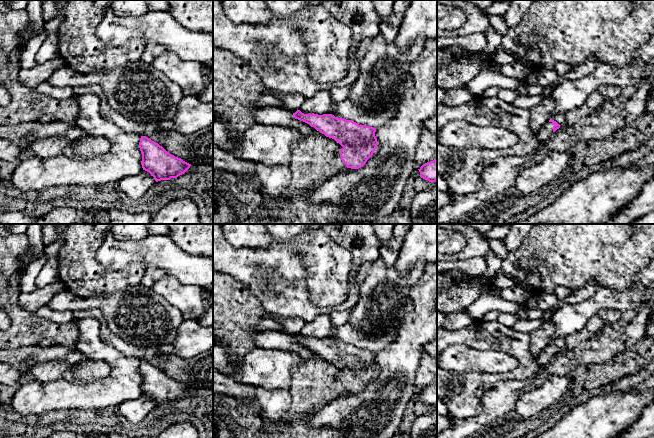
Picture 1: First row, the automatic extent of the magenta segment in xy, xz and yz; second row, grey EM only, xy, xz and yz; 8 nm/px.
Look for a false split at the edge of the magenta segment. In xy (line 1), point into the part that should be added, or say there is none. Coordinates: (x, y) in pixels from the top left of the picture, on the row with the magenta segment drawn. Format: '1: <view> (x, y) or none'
1: none

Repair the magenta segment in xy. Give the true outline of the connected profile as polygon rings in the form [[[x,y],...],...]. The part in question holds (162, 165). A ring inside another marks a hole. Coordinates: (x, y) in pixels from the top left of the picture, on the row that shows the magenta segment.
[[[141,136],[139,148],[142,153],[142,168],[149,172],[156,182],[177,178],[191,166],[146,136]]]

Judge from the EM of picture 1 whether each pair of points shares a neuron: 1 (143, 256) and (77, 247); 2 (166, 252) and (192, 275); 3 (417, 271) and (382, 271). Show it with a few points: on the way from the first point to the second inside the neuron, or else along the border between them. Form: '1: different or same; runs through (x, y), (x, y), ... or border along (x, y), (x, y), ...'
1: different; border along (105, 234), (96, 260), (111, 269)
2: same; runs through (172, 258), (186, 269)
3: same; runs through (408, 279), (391, 279)

